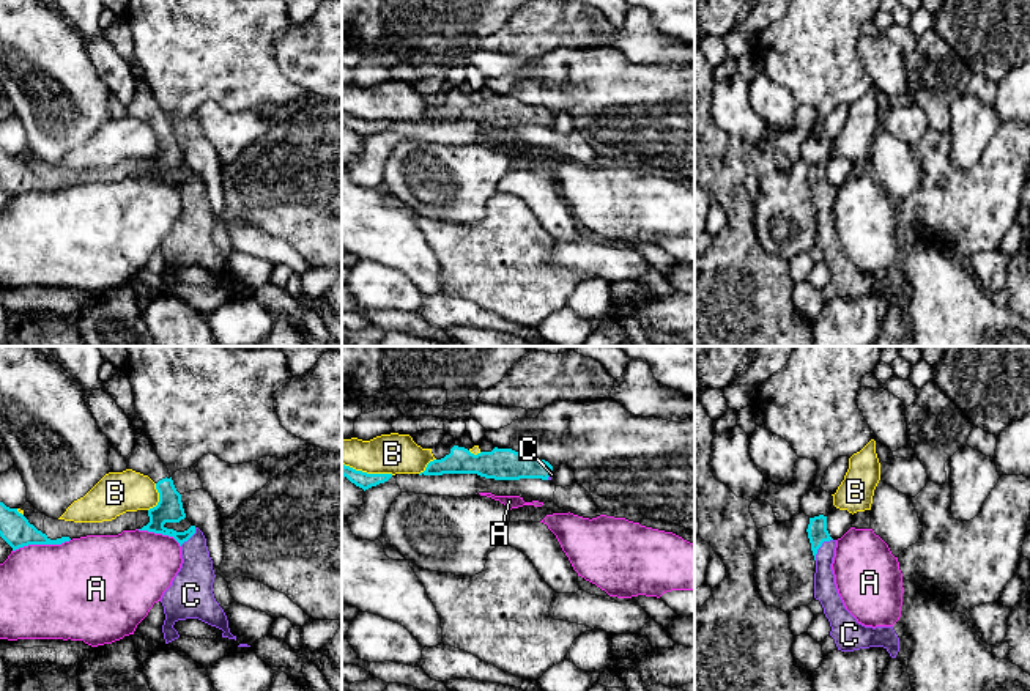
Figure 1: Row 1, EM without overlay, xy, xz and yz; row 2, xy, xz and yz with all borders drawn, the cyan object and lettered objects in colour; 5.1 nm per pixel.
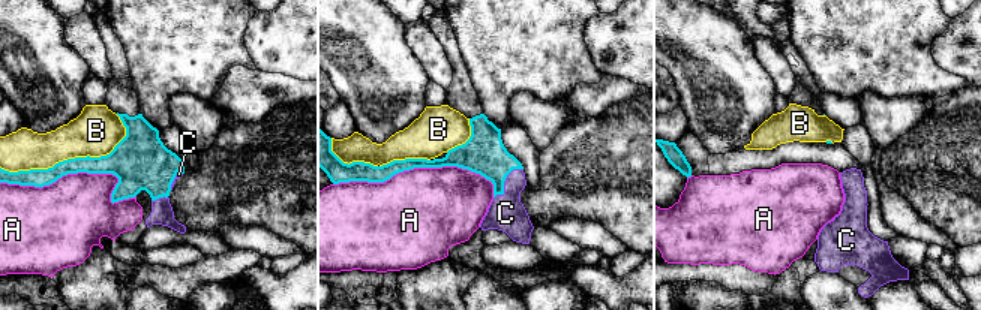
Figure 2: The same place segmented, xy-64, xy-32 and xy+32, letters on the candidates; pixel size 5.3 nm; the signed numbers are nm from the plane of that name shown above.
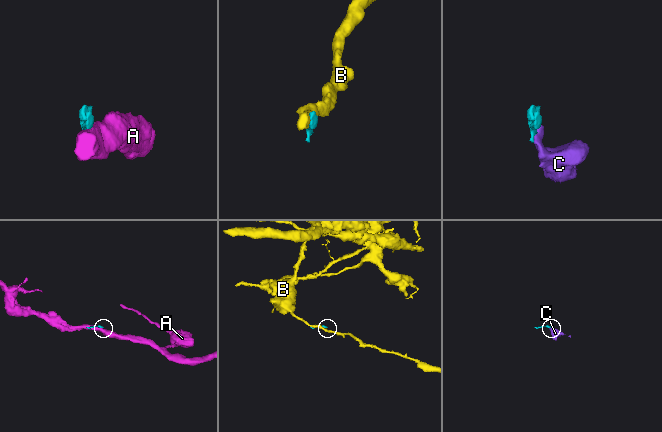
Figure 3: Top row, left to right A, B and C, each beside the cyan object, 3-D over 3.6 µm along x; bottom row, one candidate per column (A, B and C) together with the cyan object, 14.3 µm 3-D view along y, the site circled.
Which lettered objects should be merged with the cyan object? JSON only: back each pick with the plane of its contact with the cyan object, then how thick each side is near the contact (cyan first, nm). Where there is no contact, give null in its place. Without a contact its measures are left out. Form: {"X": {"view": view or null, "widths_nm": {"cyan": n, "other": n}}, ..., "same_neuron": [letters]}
{"C": {"view": "yz", "widths_nm": {"cyan": 100, "other": 120}}, "same_neuron": ["C"]}

